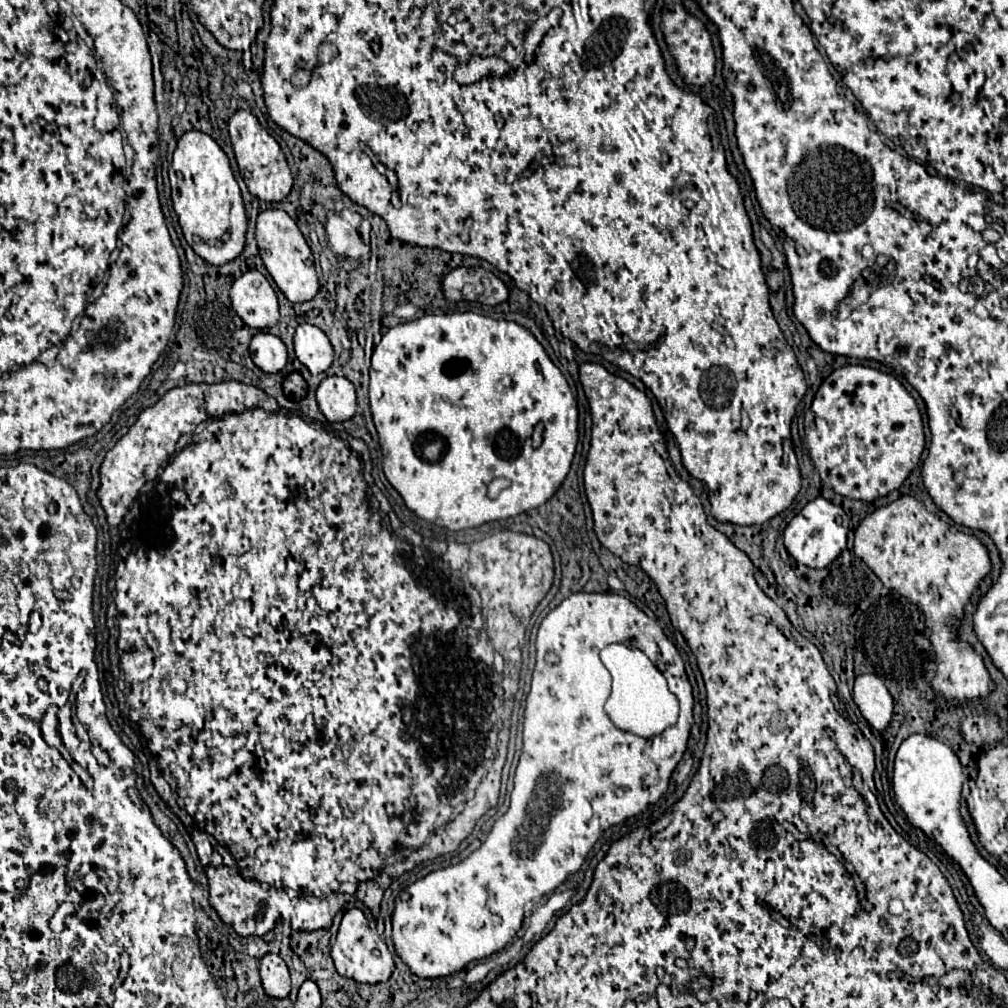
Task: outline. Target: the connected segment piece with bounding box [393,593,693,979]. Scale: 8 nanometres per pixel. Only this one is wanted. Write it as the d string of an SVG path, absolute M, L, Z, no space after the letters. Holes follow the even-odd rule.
M573 593L541 621L535 647L537 663L525 707L523 753L515 771L515 787L511 791L509 809L495 821L485 843L465 861L431 871L409 887L409 901L399 899L395 903L395 951L417 977L447 977L461 971L475 959L501 951L521 929L525 903L553 893L561 883L577 873L587 853L609 827L623 823L653 805L667 791L671 773L687 749L687 739L693 725L693 693L683 659L675 645L665 637L663 629L627 597L619 593ZM617 641L641 649L659 667L671 691L679 697L681 713L677 725L669 727L659 737L643 739L637 735L627 735L619 731L603 711L611 691L611 677L599 659L599 651Z

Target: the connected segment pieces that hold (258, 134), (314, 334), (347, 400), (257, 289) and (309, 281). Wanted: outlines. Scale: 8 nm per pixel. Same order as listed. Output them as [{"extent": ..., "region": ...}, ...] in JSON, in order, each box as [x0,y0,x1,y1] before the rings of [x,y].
[{"extent":[229,109,293,203],"region":[[[239,109],[231,119],[229,119],[229,137],[235,149],[235,157],[239,163],[239,171],[243,175],[243,181],[251,195],[255,195],[261,201],[267,203],[279,203],[283,201],[293,185],[291,169],[287,165],[285,153],[281,151],[279,143],[261,127],[257,117],[249,111]]]},{"extent":[295,323,333,373],"region":[[[303,323],[295,331],[295,353],[297,359],[313,373],[325,373],[333,361],[333,347],[329,337],[315,325]]]},{"extent":[317,377,357,421],"region":[[[325,377],[317,387],[317,403],[327,421],[347,421],[355,415],[357,409],[355,387],[345,377]]]},{"extent":[231,271,279,329],"region":[[[247,271],[231,287],[231,303],[239,317],[255,329],[271,329],[279,321],[277,295],[259,271]]]},{"extent":[255,209,319,303],"region":[[[265,209],[257,217],[255,237],[259,243],[261,259],[269,271],[269,275],[277,283],[277,287],[283,291],[283,295],[293,303],[311,301],[319,291],[319,281],[317,281],[315,265],[307,263],[309,259],[313,259],[313,255],[311,255],[311,249],[309,249],[305,237],[301,235],[297,223],[283,209]]]}]

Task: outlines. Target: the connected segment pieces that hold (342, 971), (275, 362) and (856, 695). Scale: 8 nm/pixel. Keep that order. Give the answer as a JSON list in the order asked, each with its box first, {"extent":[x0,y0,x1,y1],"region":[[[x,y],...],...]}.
[{"extent":[331,909,395,983],"region":[[[349,909],[343,915],[337,939],[331,947],[331,959],[335,963],[335,969],[339,971],[339,975],[355,979],[357,983],[381,983],[387,981],[395,969],[395,961],[385,945],[385,941],[373,933],[369,929],[369,923],[363,915],[363,911],[359,909]]]},{"extent":[249,333,287,373],"region":[[[257,333],[249,345],[253,363],[265,373],[279,373],[287,365],[285,343],[271,333]]]},{"extent":[853,675,893,731],"region":[[[859,675],[853,687],[853,699],[861,715],[877,731],[883,731],[893,715],[893,699],[877,675]]]}]

